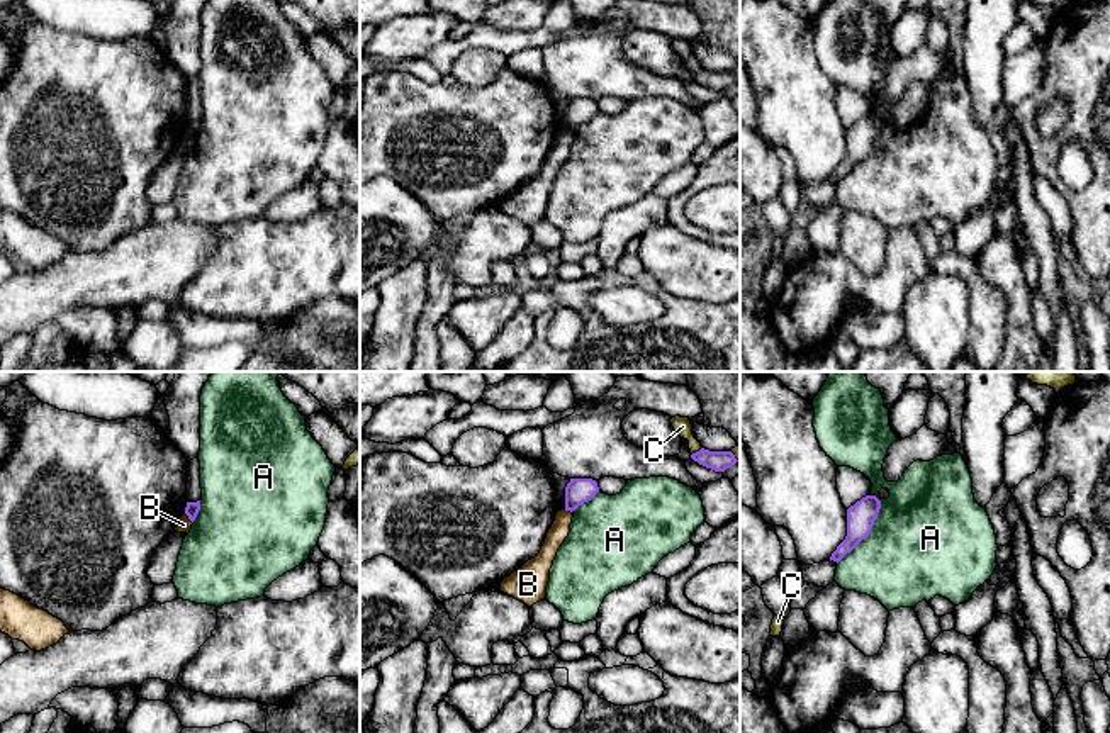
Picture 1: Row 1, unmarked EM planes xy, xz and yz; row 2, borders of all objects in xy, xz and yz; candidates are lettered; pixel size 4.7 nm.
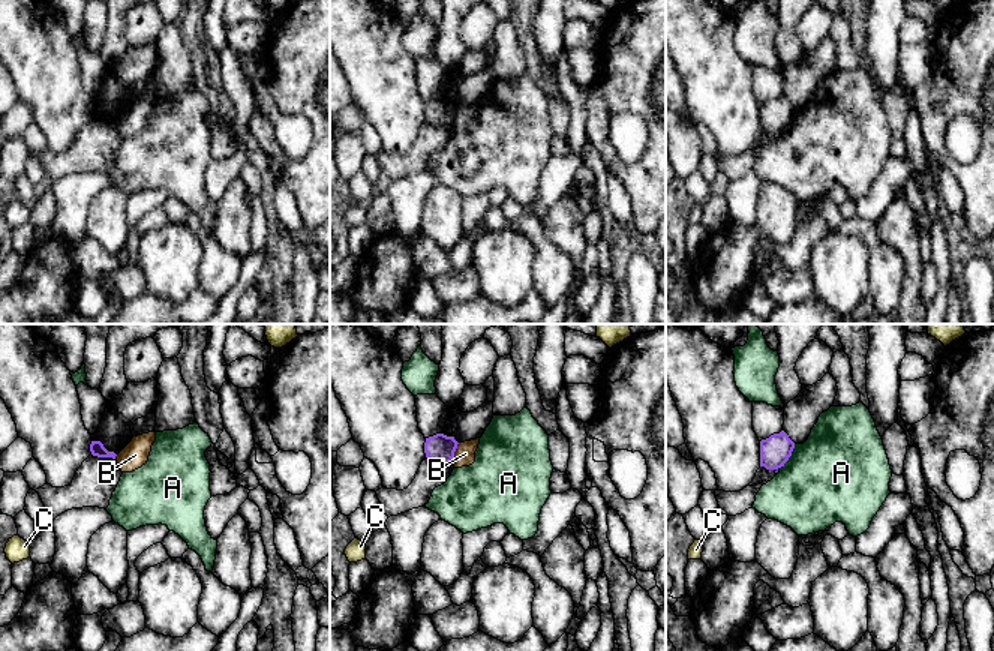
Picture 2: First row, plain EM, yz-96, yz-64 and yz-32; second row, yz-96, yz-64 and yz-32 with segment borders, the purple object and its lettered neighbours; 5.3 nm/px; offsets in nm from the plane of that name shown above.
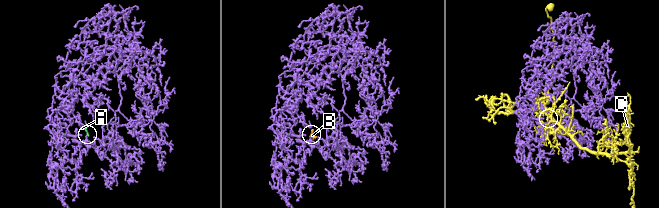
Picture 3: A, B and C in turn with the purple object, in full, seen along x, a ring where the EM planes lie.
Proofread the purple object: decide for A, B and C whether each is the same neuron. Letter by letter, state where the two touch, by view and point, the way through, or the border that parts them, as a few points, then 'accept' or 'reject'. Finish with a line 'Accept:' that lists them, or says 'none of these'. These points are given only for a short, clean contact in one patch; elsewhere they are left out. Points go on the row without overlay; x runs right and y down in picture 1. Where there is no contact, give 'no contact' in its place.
A: contact yz (871, 148); reject
B: contact xy (189, 138); border xy (185, 133), (192, 143); reject
C: contact xz (696, 72); border xz (701, 67), (691, 75); reject
Accept: none of these

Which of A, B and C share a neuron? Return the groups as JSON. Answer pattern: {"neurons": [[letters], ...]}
{"neurons": [["A"], ["B"], ["C"]]}

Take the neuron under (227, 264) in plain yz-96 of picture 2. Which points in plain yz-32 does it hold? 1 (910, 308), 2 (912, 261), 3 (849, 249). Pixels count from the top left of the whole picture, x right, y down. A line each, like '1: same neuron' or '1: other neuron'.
1: other neuron
2: other neuron
3: other neuron

